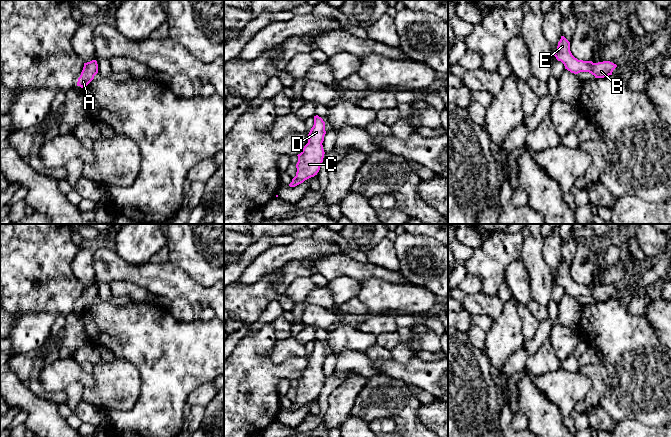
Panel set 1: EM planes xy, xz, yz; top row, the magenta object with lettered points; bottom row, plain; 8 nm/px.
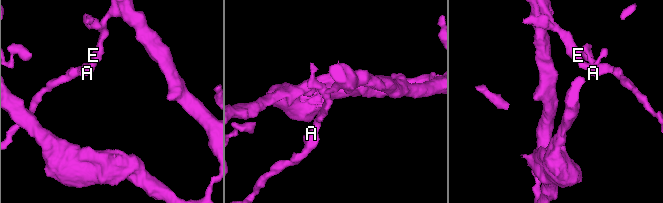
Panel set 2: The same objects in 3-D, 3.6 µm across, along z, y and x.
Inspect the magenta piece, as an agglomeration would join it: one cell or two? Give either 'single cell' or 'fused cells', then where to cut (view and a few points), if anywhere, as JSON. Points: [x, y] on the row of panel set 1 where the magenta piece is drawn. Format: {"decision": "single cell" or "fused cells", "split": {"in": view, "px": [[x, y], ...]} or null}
{"decision": "single cell", "split": null}

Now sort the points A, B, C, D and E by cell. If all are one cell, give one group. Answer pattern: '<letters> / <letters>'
A B C D E

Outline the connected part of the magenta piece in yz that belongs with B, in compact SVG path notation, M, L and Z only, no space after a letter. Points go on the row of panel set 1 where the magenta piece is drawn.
M561 36L554 56L558 61L561 61L565 69L571 73L589 72L594 75L595 78L604 78L612 75L613 70L617 67L616 64L610 61L593 63L592 61L578 60L572 55L570 42L564 36Z

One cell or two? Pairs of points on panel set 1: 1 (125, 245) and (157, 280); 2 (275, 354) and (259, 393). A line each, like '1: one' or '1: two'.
1: two
2: two

